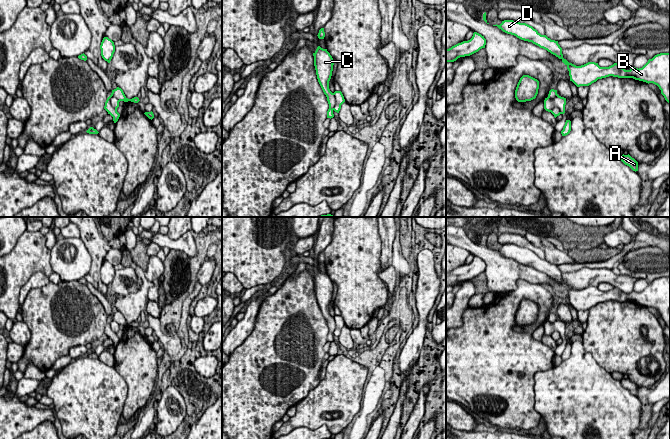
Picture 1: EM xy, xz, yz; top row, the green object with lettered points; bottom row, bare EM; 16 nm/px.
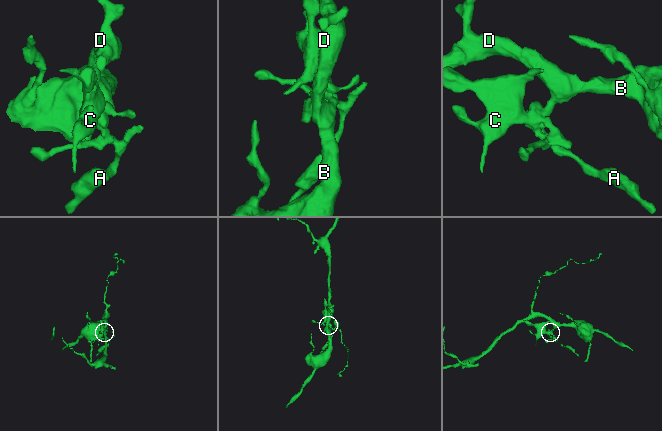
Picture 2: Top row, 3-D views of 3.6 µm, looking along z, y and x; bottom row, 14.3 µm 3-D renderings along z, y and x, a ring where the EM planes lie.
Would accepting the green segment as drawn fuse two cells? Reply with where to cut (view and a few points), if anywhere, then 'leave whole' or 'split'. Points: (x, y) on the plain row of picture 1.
xy (111, 319), (110, 326), (116, 334) | split

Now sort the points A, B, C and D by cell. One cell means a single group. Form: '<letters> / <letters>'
A C / B D

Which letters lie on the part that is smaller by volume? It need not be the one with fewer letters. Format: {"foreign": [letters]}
{"foreign": ["A", "C"]}

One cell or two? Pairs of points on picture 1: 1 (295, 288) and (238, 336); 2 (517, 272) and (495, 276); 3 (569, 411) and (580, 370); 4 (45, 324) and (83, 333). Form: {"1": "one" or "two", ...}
{"1": "two", "2": "one", "3": "one", "4": "one"}

